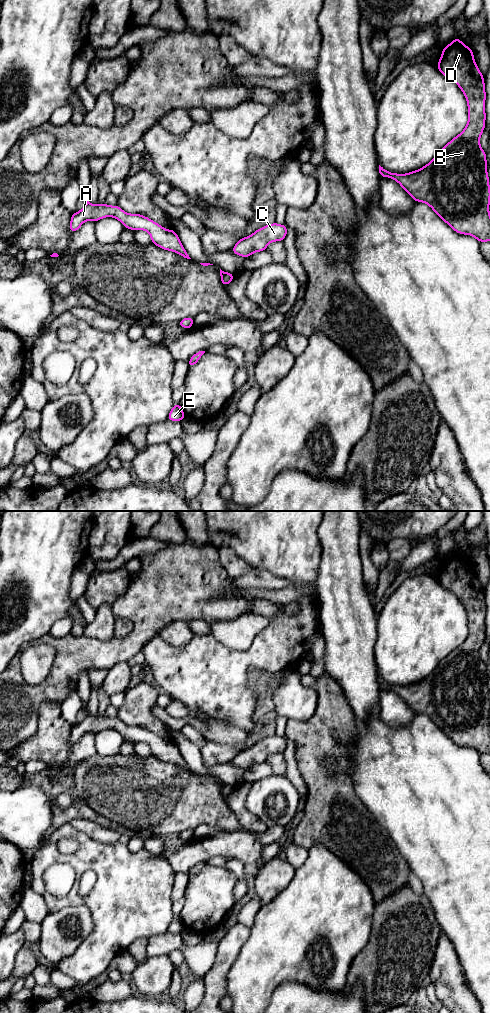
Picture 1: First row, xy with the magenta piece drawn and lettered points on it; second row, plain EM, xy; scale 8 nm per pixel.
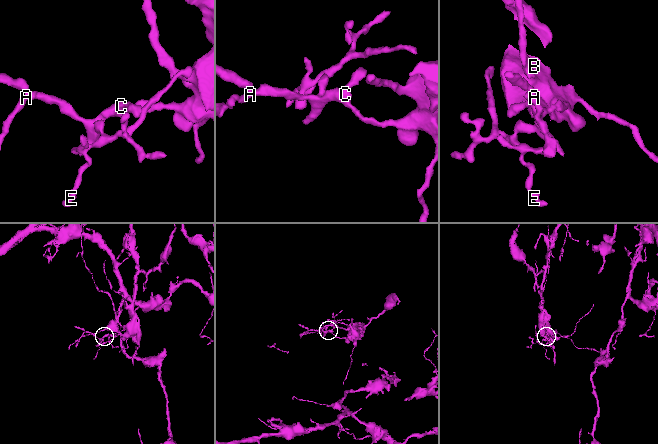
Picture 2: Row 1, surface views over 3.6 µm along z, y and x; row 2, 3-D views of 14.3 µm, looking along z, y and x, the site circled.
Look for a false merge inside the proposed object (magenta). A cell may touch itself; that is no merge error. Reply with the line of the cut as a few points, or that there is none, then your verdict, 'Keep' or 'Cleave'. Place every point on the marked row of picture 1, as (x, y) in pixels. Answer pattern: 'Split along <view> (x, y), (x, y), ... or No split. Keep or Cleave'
Split along xy (224, 272), (221, 277). Cleave

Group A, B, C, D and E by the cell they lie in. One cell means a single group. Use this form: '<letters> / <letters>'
A B C D / E

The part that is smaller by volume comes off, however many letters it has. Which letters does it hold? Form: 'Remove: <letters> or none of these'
Remove: E

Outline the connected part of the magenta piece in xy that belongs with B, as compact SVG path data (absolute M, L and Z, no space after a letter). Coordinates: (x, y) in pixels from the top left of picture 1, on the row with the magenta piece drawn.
M459 38L443 48L437 67L459 86L466 97L468 123L465 129L419 170L396 174L379 165L379 173L381 177L397 181L414 201L429 205L455 232L472 235L479 242L490 241L490 186L486 153L480 146L486 119L484 77L476 65L472 48L464 45Z

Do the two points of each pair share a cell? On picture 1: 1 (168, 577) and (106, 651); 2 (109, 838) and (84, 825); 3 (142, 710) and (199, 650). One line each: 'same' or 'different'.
1: same
2: same
3: different

